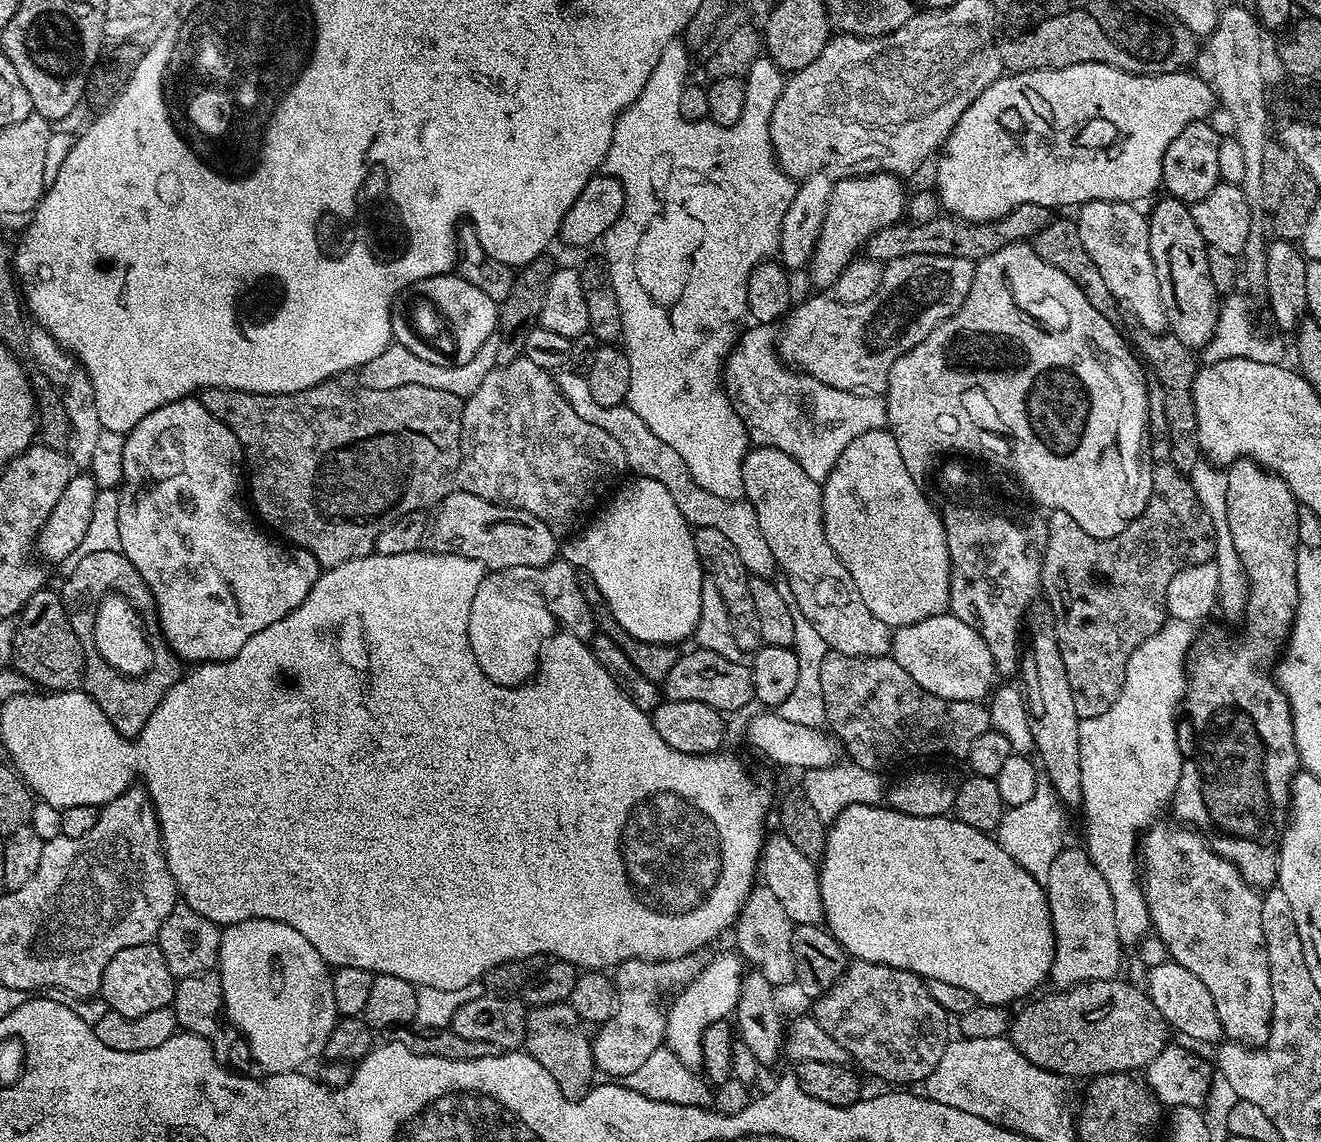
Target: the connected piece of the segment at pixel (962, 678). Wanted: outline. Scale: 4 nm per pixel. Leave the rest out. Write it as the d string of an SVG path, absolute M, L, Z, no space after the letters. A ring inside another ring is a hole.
M950 612L895 629L890 638L890 655L914 682L943 700L983 701L998 674L982 636Z

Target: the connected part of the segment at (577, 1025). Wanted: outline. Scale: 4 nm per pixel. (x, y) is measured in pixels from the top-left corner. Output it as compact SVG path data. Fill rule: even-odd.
M566 1002L531 1009L524 1027L525 1052L550 1074L568 1101L584 1098L593 1085L592 1076L596 1074L591 1041L581 1028L584 1029L582 1021Z

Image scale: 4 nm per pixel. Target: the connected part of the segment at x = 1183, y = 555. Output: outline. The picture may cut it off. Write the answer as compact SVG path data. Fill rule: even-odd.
M1161 434L1151 437L1150 464L1154 494L1148 499L1143 514L1130 522L1122 534L1099 540L1086 534L1086 530L1082 530L1082 526L1078 526L1078 522L1066 514L1066 510L1049 511L1046 516L1048 541L1044 544L1040 582L1043 595L1048 595L1052 603L1051 615L1056 622L1058 650L1062 650L1066 678L1070 678L1070 690L1074 694L1074 710L1078 710L1081 720L1098 718L1106 714L1114 702L1118 702L1130 654L1134 654L1134 650L1138 650L1146 638L1150 638L1164 625L1168 610L1166 590L1170 590L1174 574L1183 568L1209 563L1218 552L1217 521L1213 514L1203 509L1191 479L1174 466L1171 436Z

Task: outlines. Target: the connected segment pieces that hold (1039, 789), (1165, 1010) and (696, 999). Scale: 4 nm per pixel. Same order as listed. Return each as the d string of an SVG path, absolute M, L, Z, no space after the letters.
M1039 769L1035 778L1033 797L1021 806L1008 808L1002 822L996 831L996 839L1000 845L1020 866L1038 881L1045 881L1054 858L1063 851L1064 806L1057 798L1050 776L1043 769Z
M1175 962L1167 963L1154 965L1152 972L1150 968L1146 976L1146 991L1154 1006L1158 1006L1173 1033L1181 1032L1200 1044L1219 1045L1225 1035L1224 1026L1220 1021L1214 998L1210 996L1210 990L1202 984L1202 978L1194 978L1194 974L1190 974L1186 966Z
M724 952L721 956L714 957L713 960L709 959L701 968L700 973L671 997L666 1008L663 1043L682 1063L693 1070L699 1069L702 1065L700 1039L706 1026L719 1020L728 1020L736 1009L737 996L740 993L740 979L744 968L741 957L729 952Z

